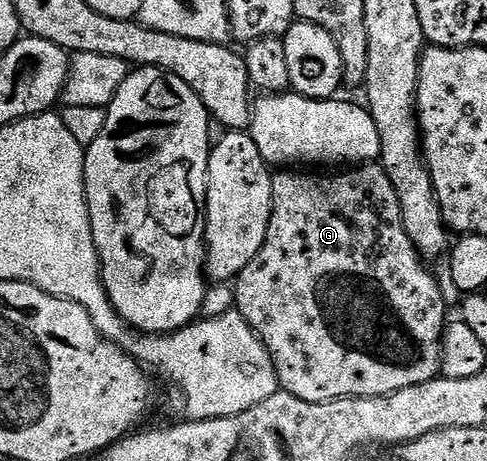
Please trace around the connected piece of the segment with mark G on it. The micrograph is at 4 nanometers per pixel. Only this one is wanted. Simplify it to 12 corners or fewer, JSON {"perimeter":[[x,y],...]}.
{"perimeter":[[384,167],[272,175],[235,309],[307,402],[442,370]]}

